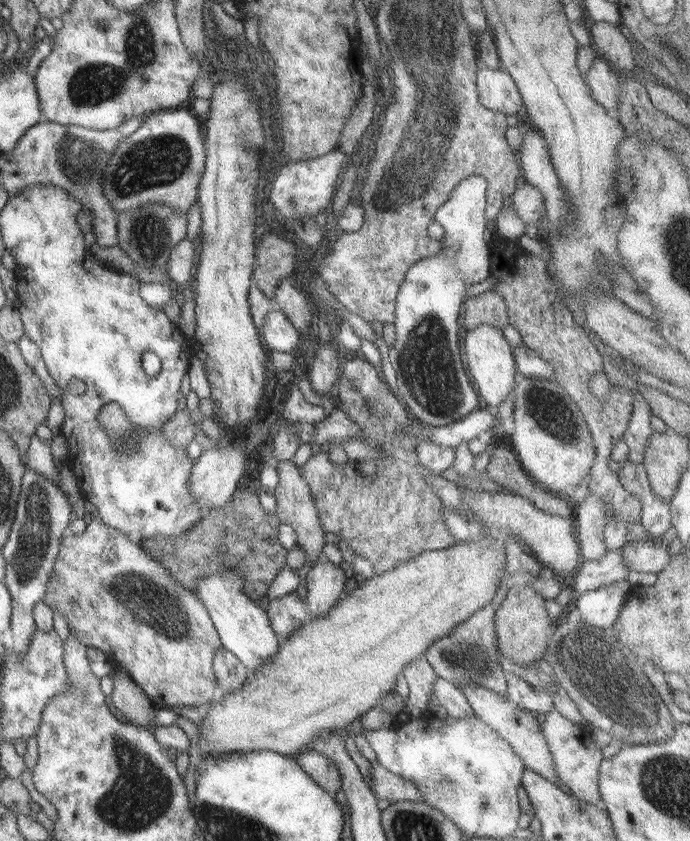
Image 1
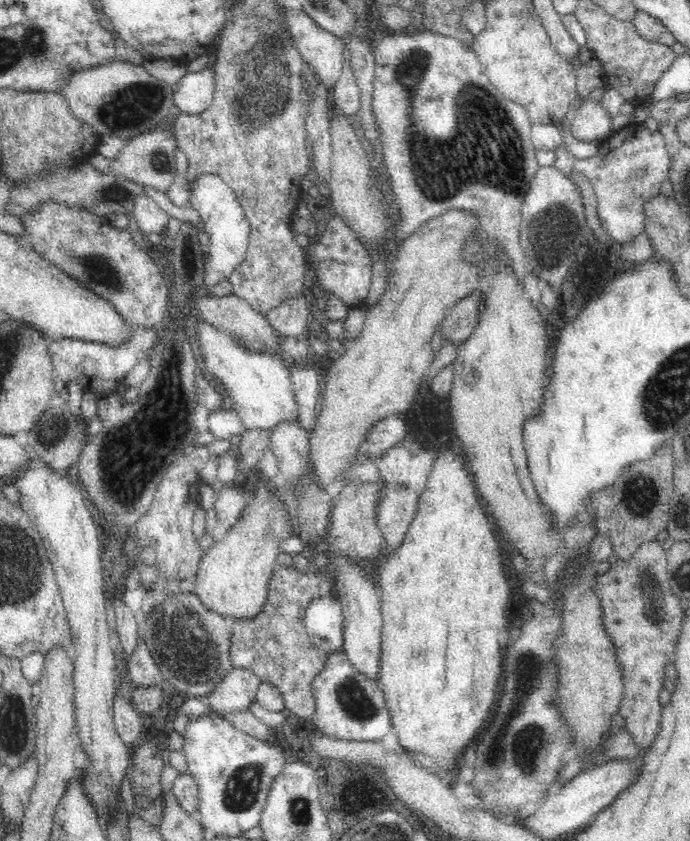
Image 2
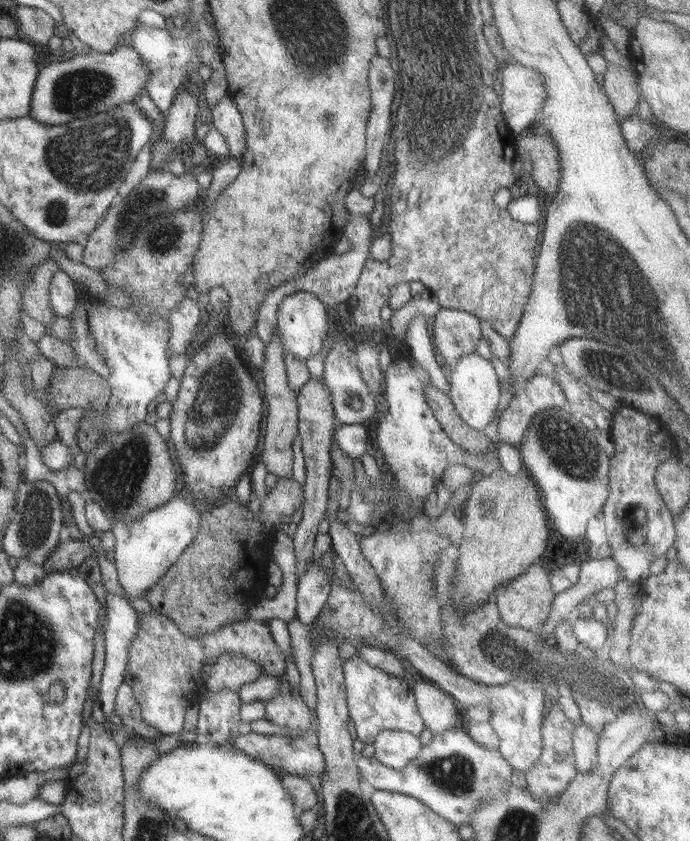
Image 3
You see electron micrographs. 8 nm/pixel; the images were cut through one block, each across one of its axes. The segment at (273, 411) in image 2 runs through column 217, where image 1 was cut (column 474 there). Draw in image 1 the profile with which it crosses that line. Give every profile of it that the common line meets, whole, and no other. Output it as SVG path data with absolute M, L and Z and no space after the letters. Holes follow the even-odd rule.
M484 323L464 332L461 345L464 356L463 364L482 400L482 406L496 410L510 396L516 385L517 370L512 354L513 346L506 341L501 328Z

